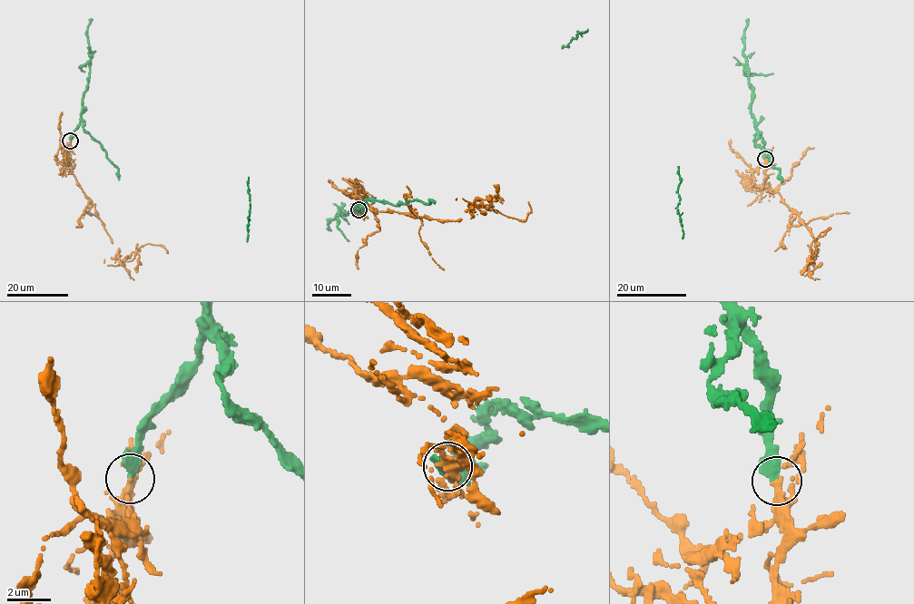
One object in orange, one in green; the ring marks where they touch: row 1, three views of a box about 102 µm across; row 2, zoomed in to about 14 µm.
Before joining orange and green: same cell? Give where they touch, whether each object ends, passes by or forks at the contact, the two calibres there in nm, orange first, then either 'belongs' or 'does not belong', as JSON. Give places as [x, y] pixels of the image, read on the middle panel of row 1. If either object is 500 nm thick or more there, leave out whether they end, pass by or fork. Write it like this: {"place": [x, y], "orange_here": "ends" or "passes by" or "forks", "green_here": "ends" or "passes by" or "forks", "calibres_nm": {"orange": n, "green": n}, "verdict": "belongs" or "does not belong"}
{"place": [358, 209], "orange_here": "ends", "green_here": "ends", "calibres_nm": {"orange": 320, "green": 440}, "verdict": "does not belong"}

